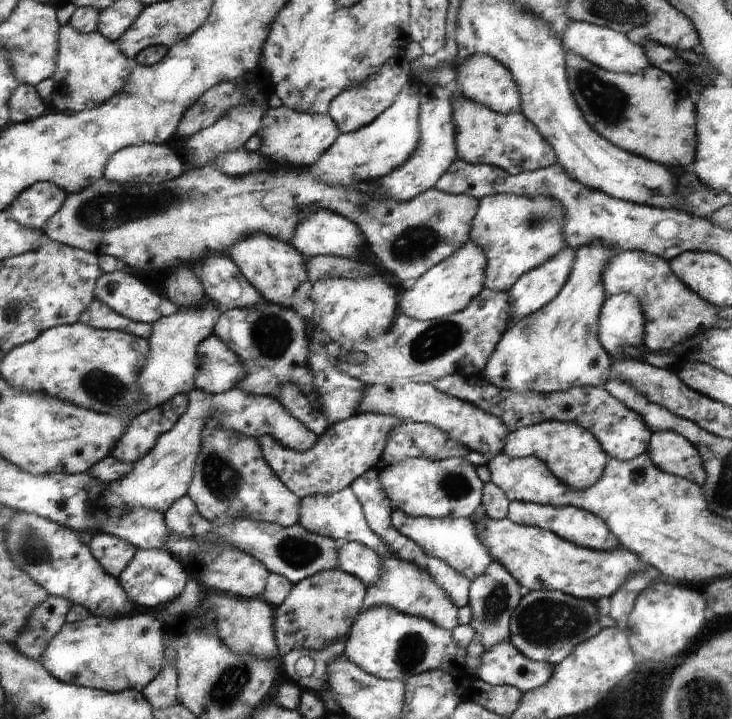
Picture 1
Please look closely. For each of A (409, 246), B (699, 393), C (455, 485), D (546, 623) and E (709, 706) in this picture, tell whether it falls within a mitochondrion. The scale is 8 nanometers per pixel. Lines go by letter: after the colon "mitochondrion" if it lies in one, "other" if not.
A: mitochondrion
B: other
C: mitochondrion
D: mitochondrion
E: mitochondrion

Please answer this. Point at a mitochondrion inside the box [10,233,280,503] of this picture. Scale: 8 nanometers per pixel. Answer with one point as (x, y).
(104, 389)

